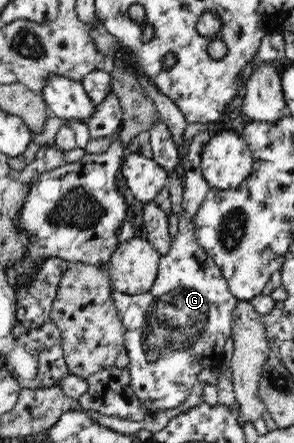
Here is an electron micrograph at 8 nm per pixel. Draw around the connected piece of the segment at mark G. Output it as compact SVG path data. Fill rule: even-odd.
M201 129L193 137L184 163L183 215L178 234L167 255L160 257L158 275L151 290L139 295L112 293L125 328L129 362L129 389L145 408L158 415L184 404L203 370L219 370L225 341L231 337L233 314L239 299L229 290L220 267L197 243L193 220L211 189L201 172L201 155L211 133Z

